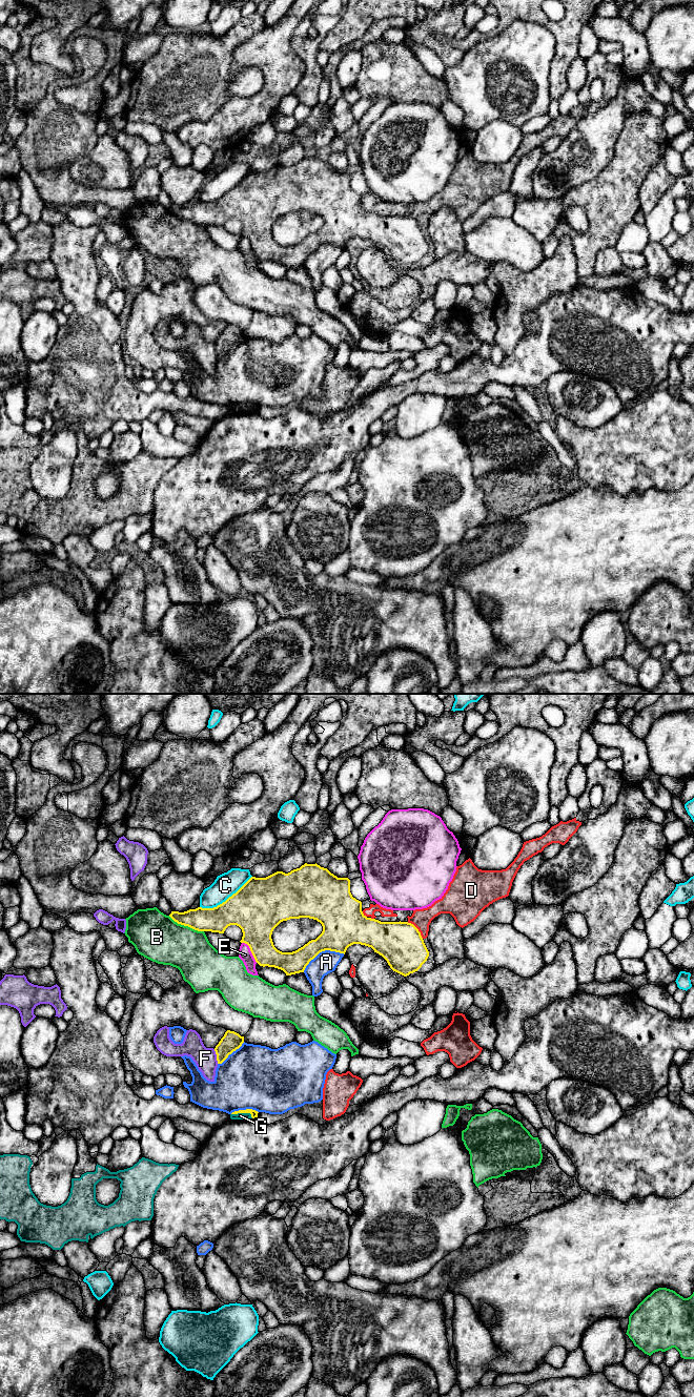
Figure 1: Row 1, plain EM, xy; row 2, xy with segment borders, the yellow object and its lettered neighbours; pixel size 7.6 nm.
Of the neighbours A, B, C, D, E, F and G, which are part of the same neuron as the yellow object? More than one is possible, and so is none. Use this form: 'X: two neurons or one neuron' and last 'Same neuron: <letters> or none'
A: two neurons
B: two neurons
C: two neurons
D: two neurons
E: two neurons
F: two neurons
G: two neurons
Same neuron: none

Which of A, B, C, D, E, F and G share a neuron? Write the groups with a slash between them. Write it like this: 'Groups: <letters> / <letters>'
Groups: A / B / C / D / E / F / G

